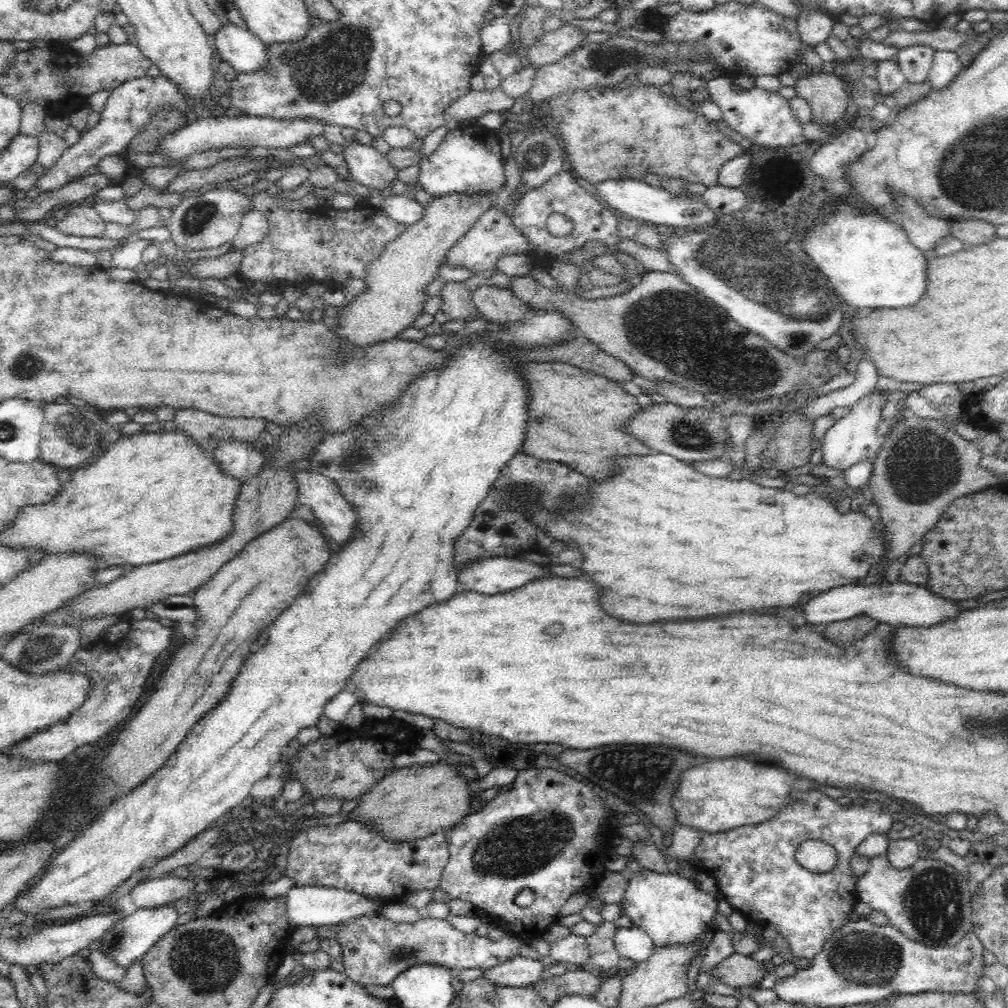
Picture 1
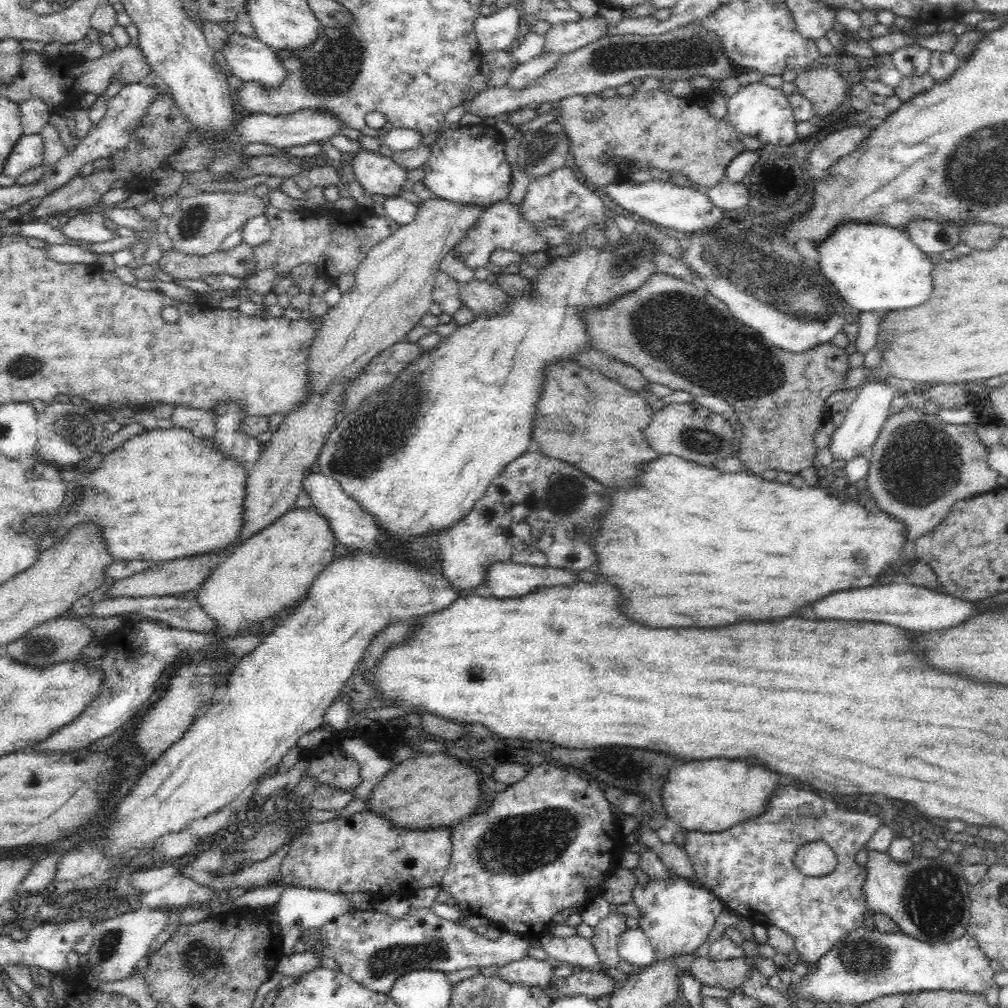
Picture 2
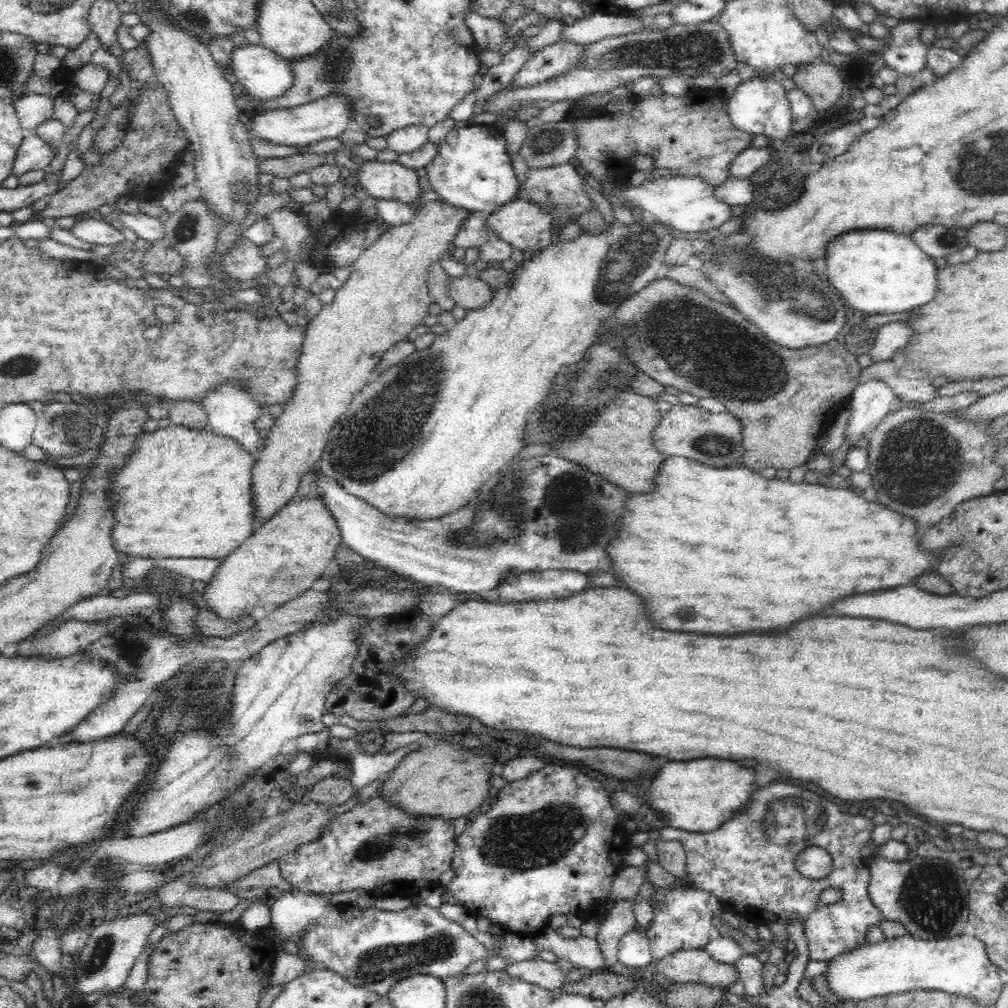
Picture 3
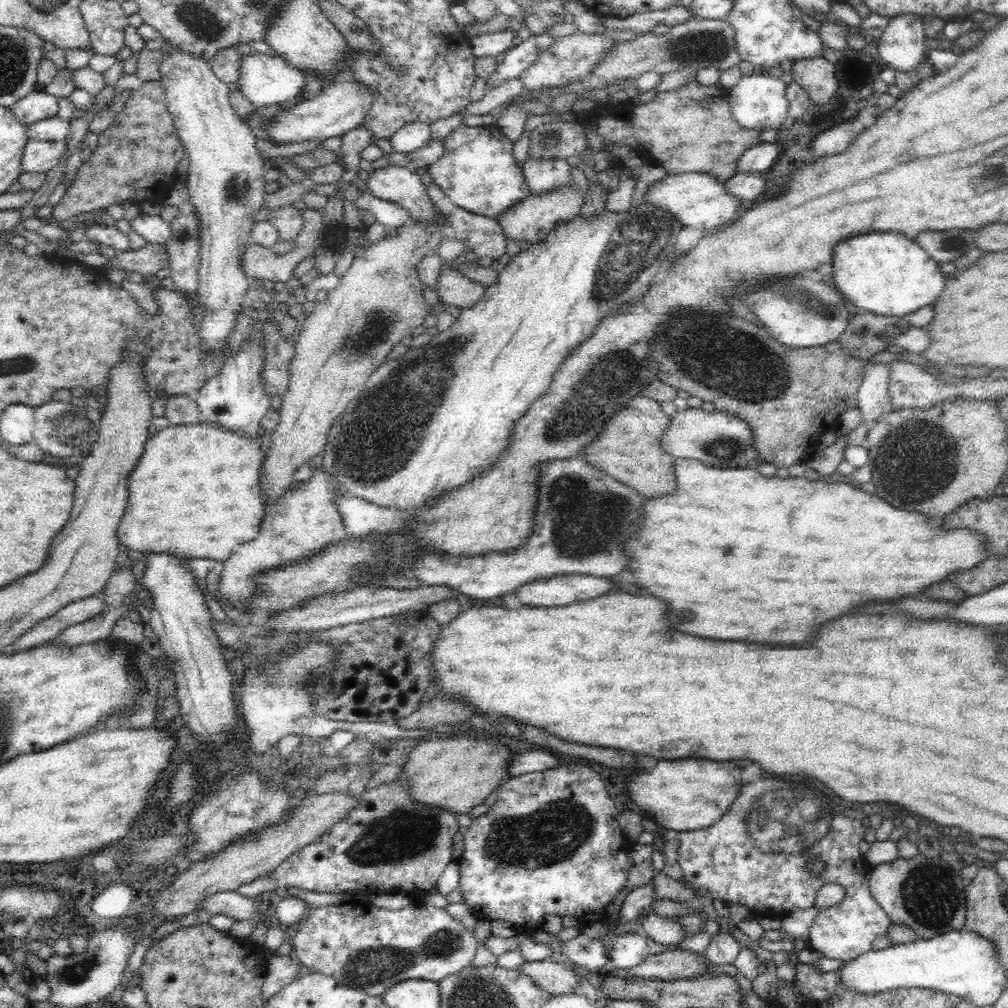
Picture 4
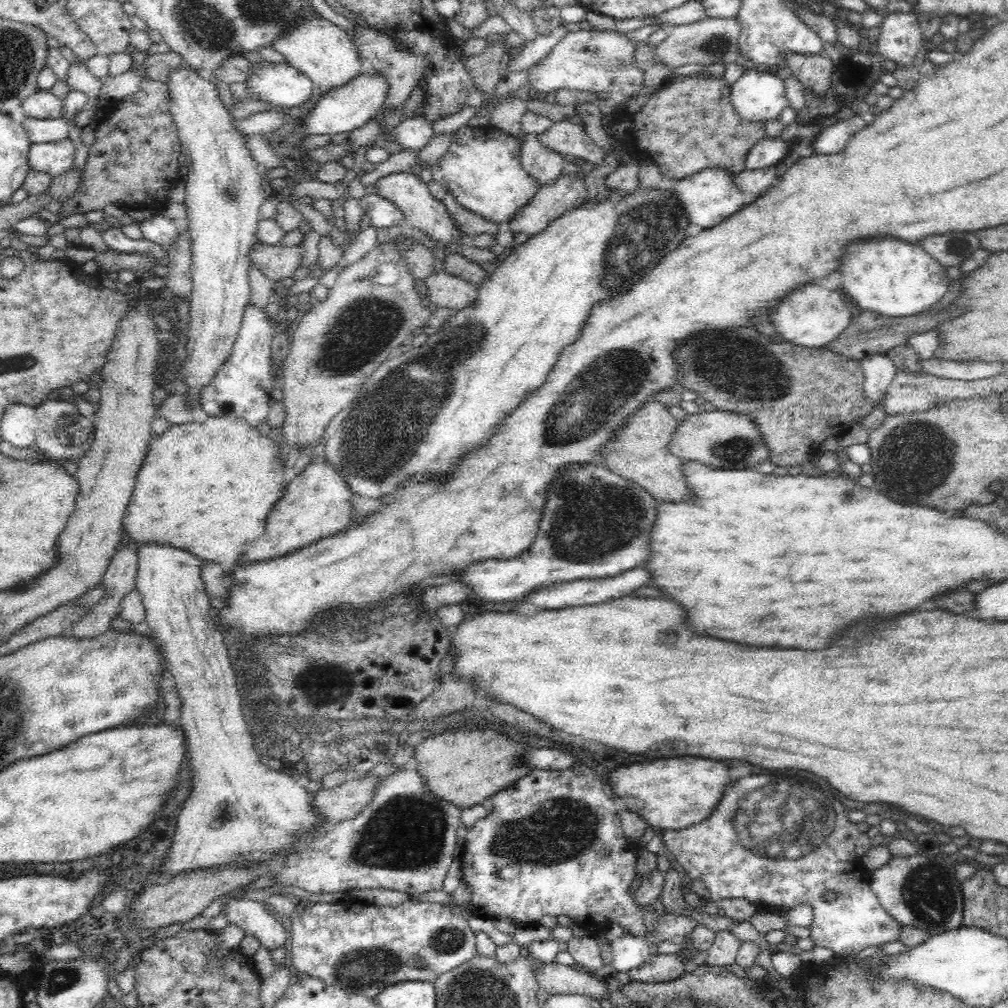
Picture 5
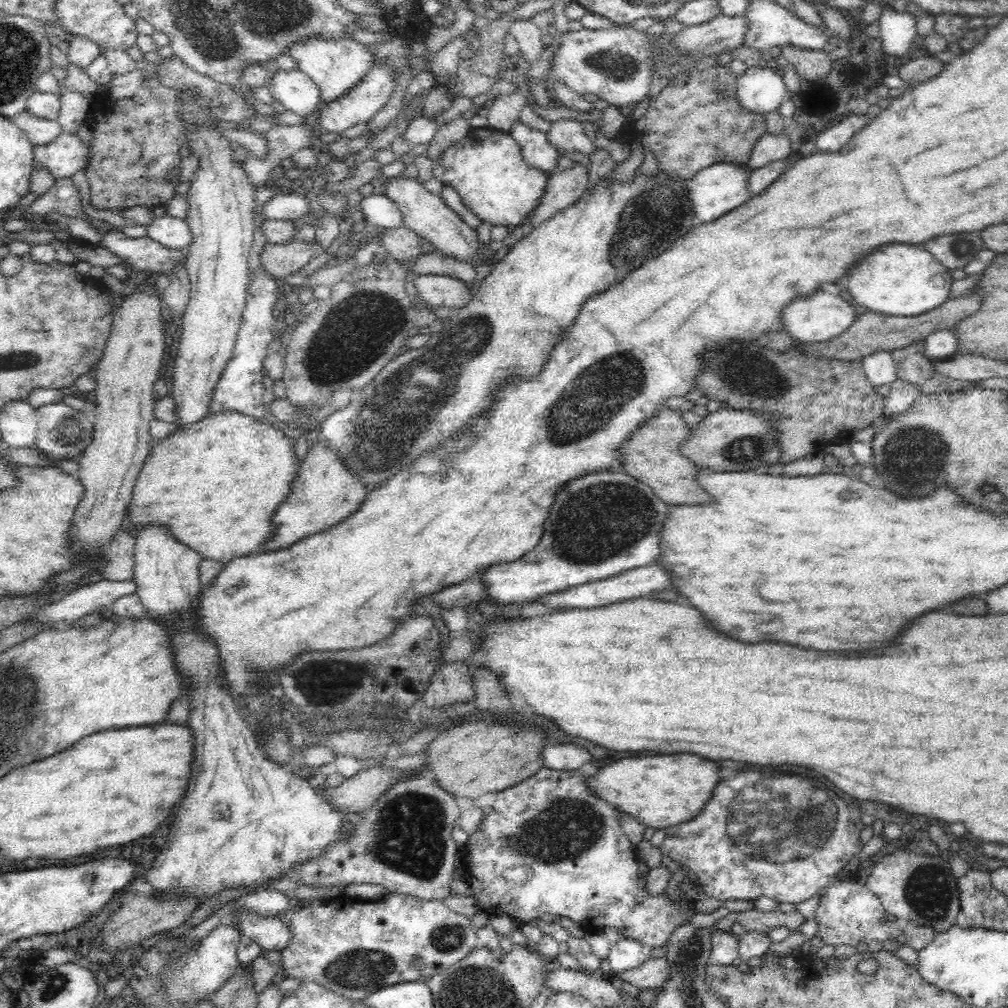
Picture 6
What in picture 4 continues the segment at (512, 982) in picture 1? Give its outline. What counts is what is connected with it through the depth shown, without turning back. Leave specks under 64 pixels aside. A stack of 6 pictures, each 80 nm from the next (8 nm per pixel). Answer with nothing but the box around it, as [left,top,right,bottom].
[517,959,580,994]

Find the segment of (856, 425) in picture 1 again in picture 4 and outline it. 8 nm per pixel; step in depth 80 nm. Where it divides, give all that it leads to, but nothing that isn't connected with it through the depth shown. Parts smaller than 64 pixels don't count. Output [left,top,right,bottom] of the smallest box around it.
[856,360,893,429]

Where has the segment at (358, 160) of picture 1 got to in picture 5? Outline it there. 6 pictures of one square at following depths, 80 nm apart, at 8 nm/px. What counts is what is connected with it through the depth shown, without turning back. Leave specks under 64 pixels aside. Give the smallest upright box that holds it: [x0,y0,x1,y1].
[372,171,466,246]

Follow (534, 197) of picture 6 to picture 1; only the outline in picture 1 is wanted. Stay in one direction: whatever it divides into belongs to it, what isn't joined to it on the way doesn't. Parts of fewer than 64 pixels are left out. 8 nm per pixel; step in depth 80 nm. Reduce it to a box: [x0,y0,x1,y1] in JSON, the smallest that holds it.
[417,126,504,197]

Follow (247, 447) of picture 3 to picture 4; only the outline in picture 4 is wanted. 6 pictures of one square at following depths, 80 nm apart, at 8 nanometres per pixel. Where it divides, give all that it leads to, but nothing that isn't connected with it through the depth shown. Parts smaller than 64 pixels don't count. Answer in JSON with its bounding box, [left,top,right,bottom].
[196,343,271,439]

